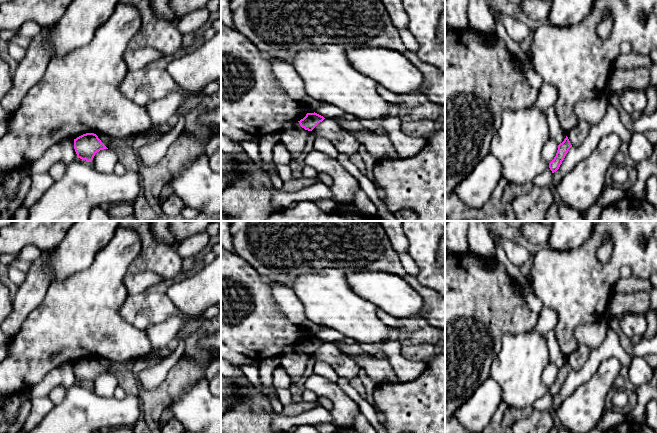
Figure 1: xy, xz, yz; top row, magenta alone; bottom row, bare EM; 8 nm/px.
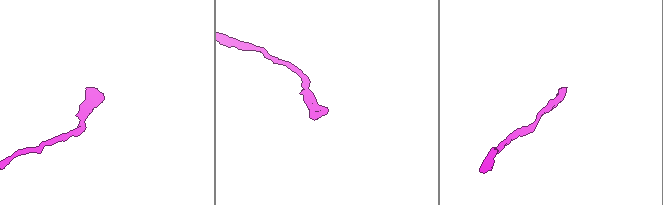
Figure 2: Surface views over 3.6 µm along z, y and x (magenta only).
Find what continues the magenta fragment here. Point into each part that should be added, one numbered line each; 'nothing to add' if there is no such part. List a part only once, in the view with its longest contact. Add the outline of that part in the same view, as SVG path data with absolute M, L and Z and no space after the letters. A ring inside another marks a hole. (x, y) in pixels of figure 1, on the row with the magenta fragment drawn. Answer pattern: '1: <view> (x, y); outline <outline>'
nothing to add

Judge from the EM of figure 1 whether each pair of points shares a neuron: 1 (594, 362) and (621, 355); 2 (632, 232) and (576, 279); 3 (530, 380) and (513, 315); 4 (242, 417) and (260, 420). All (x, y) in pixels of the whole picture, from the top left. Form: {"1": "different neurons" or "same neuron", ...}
{"1": "same neuron", "2": "same neuron", "3": "different neurons", "4": "same neuron"}

